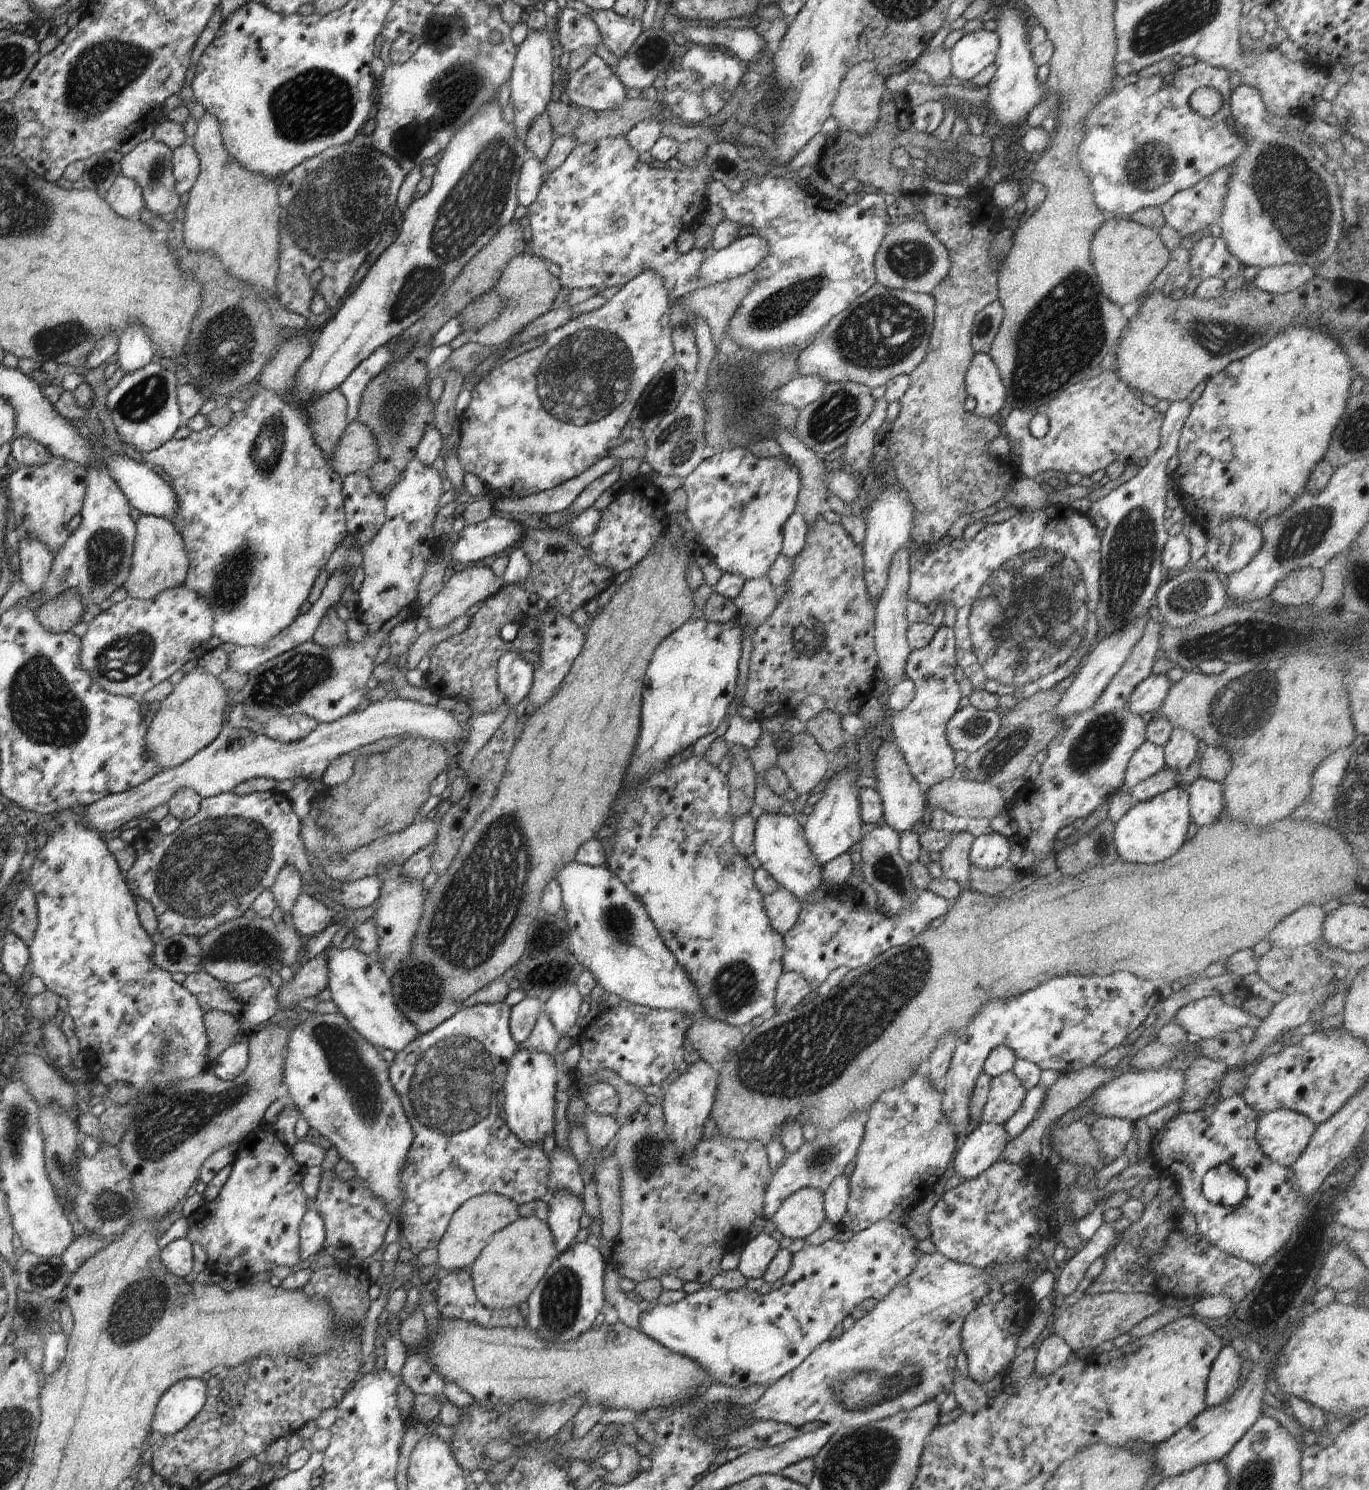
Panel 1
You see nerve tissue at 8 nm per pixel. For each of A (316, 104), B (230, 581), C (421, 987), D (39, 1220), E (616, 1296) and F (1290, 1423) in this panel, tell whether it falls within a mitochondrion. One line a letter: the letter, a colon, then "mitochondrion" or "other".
A: mitochondrion
B: mitochondrion
C: mitochondrion
D: other
E: other
F: other

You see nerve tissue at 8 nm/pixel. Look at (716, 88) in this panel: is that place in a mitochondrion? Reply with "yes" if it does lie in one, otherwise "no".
yes

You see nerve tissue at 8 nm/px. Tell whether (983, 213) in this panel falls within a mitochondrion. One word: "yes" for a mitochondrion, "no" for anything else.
no

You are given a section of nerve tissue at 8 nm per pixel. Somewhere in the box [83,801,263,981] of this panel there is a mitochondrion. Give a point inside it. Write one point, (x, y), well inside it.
(174, 952)

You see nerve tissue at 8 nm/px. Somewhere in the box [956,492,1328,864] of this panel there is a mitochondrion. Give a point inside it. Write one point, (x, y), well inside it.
(1127, 565)

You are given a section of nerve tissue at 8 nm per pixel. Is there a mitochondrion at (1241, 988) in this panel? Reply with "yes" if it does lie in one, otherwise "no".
no

